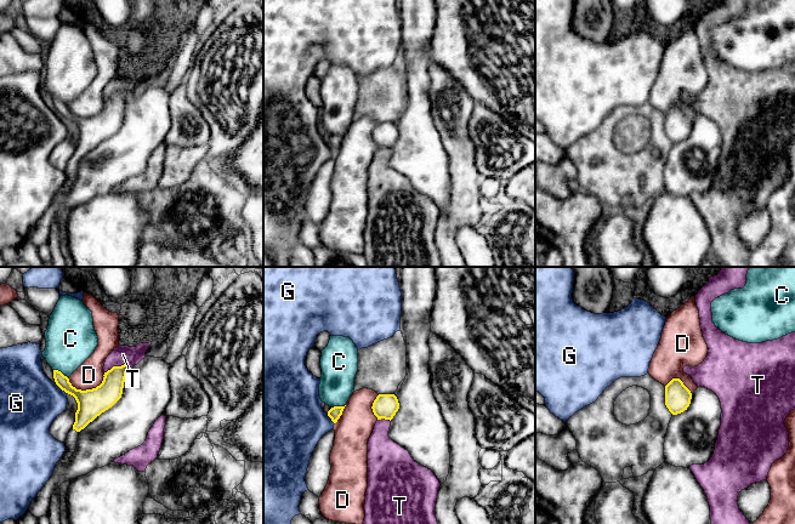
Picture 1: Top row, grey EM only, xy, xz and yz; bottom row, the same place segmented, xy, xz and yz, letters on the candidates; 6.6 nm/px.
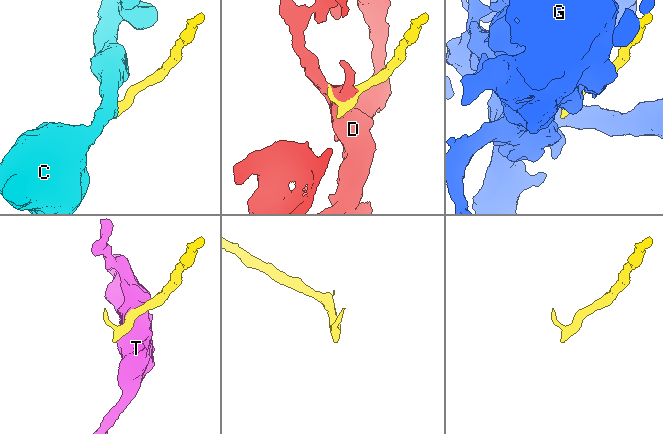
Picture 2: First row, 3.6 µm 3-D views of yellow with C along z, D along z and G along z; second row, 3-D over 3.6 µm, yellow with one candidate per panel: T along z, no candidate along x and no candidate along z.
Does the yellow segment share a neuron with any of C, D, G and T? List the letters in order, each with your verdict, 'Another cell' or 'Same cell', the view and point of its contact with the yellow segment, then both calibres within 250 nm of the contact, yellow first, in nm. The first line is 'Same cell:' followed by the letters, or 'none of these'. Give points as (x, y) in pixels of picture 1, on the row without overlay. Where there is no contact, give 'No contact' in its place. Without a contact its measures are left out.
Same cell: none of these
C: Another cell. Touches yellow at xy (61, 101). Thickness 130 nm (yellow) against 340 nm
D: Another cell. Touches yellow at xy (87, 118). Thickness 190 nm (yellow) against 180 nm
G: Another cell. Touches yellow at xy (61, 117). Thickness 190 nm (yellow) against 400 nm
T: Another cell. Touches yellow at xy (117, 95). Thickness 170 nm (yellow) against 130 nm

